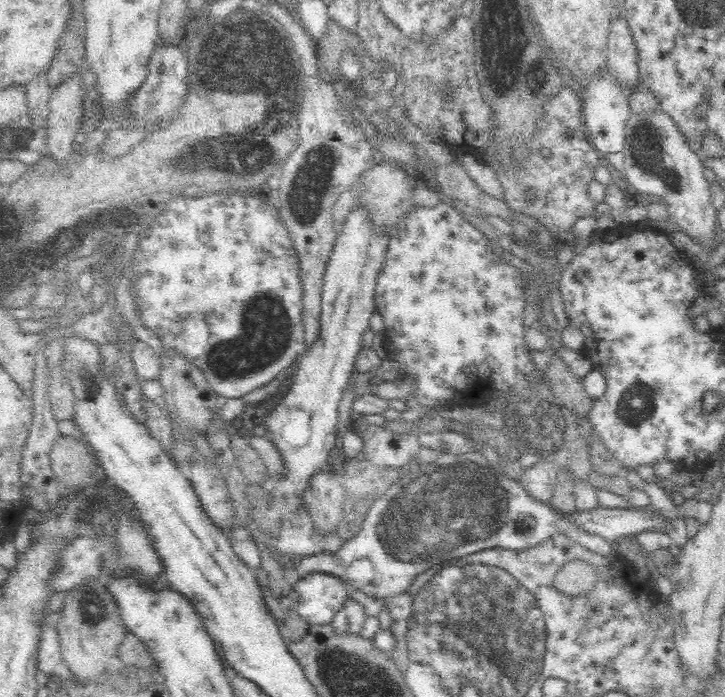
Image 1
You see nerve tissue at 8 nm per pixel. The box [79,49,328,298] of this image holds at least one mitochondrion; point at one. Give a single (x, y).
(234, 151)

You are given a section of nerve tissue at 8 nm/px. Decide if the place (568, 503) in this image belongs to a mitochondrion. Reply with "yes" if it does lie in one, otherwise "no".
no

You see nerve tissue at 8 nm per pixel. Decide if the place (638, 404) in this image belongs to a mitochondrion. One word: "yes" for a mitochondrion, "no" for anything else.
yes

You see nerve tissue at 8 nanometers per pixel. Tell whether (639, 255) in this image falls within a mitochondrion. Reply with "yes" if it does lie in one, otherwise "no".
no

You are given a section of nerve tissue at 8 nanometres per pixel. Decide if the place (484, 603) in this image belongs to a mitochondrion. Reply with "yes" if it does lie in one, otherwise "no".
yes

